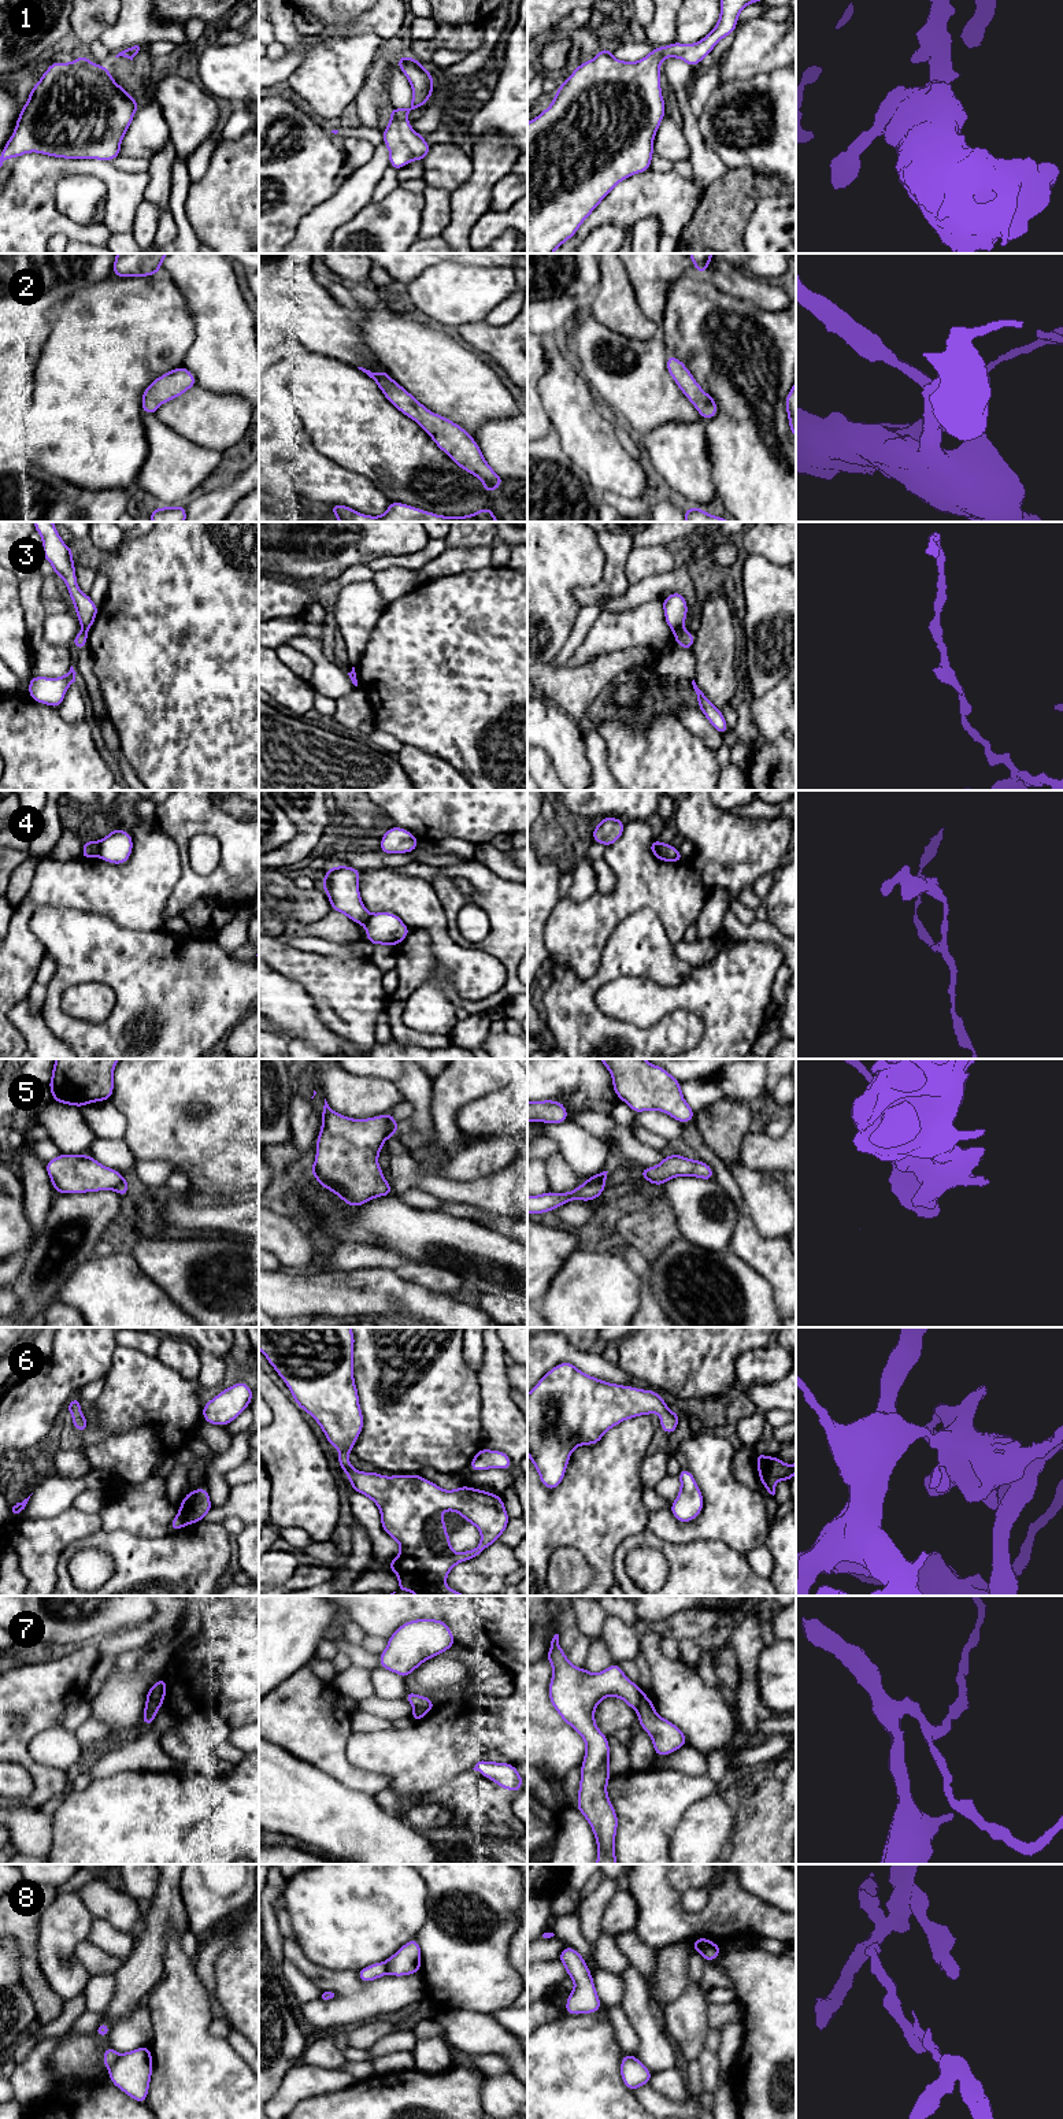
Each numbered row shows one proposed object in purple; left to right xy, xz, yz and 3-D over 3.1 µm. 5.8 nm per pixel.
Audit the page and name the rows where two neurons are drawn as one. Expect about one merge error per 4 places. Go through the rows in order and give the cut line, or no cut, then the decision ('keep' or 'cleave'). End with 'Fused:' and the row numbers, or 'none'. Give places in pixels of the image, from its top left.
1: cut none; keep
2: cut none; keep
3: cut yz (682, 630), (674, 633); cleave
4: cut xy (100, 841), (97, 855); cleave
5: cut xz (386, 1114), (389, 1136); cleave
6: cut none; keep
7: cut yz (644, 1695), (636, 1710); cleave
8: cut xy (119, 2055), (108, 2069); cleave
Fused: 3, 4, 5, 7, 8

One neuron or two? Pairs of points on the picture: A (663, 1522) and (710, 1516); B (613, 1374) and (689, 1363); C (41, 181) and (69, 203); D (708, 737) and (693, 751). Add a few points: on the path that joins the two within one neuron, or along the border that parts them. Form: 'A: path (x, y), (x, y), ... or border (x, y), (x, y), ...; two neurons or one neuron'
A: path (674, 1532), (691, 1532), (699, 1527); one neuron
B: border (618, 1364), (626, 1373), (643, 1380), (652, 1389); two neurons
C: border (81, 173), (55, 188), (55, 207), (69, 219); two neurons
D: border (680, 721), (715, 752); two neurons

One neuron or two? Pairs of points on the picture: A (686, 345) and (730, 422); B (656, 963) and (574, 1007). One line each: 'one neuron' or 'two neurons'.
A: one neuron
B: one neuron

